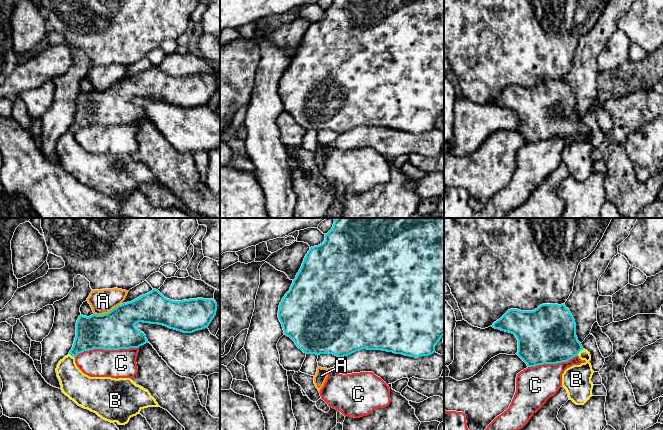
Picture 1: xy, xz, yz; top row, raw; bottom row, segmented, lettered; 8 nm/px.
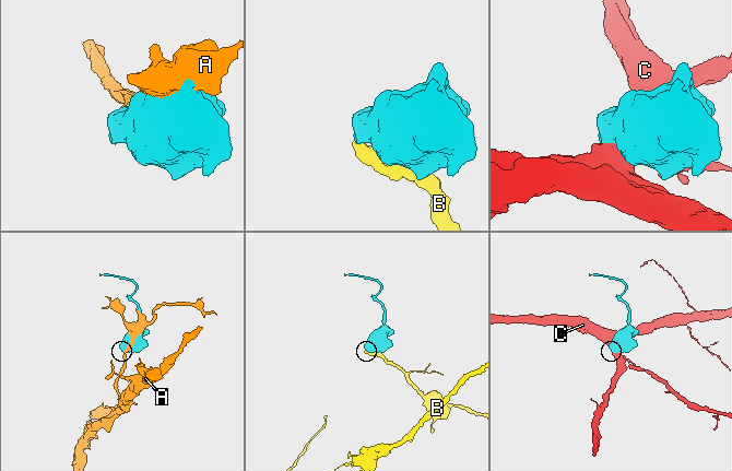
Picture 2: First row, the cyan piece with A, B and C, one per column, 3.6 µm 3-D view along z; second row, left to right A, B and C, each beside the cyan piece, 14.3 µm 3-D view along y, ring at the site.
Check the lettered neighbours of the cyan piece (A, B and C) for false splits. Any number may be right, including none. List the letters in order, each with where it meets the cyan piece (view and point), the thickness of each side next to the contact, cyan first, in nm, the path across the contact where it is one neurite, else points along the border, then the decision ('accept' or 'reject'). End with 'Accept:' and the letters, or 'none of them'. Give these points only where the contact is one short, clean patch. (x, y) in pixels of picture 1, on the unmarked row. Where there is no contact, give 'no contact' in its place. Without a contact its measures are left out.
A: contact xy (106, 89); calibres 320 and 190 nm; reject
B: contact yz (579, 127); calibres 400 and 220 nm; way yz (551, 114), (557, 119), (579, 127), (587, 141), (576, 155); accept
C: contact xy (106, 125); calibres 320 and 220 nm; reject
Accept: B

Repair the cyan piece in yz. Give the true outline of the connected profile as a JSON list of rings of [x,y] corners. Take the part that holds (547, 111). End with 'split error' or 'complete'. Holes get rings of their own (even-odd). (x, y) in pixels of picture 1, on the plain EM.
[[[542,80],[533,87],[510,85],[492,103],[516,112],[517,131],[528,143],[567,138],[575,132],[585,136],[564,147],[562,163],[576,181],[593,172],[591,131],[578,117],[575,96],[564,80]]] | split error

